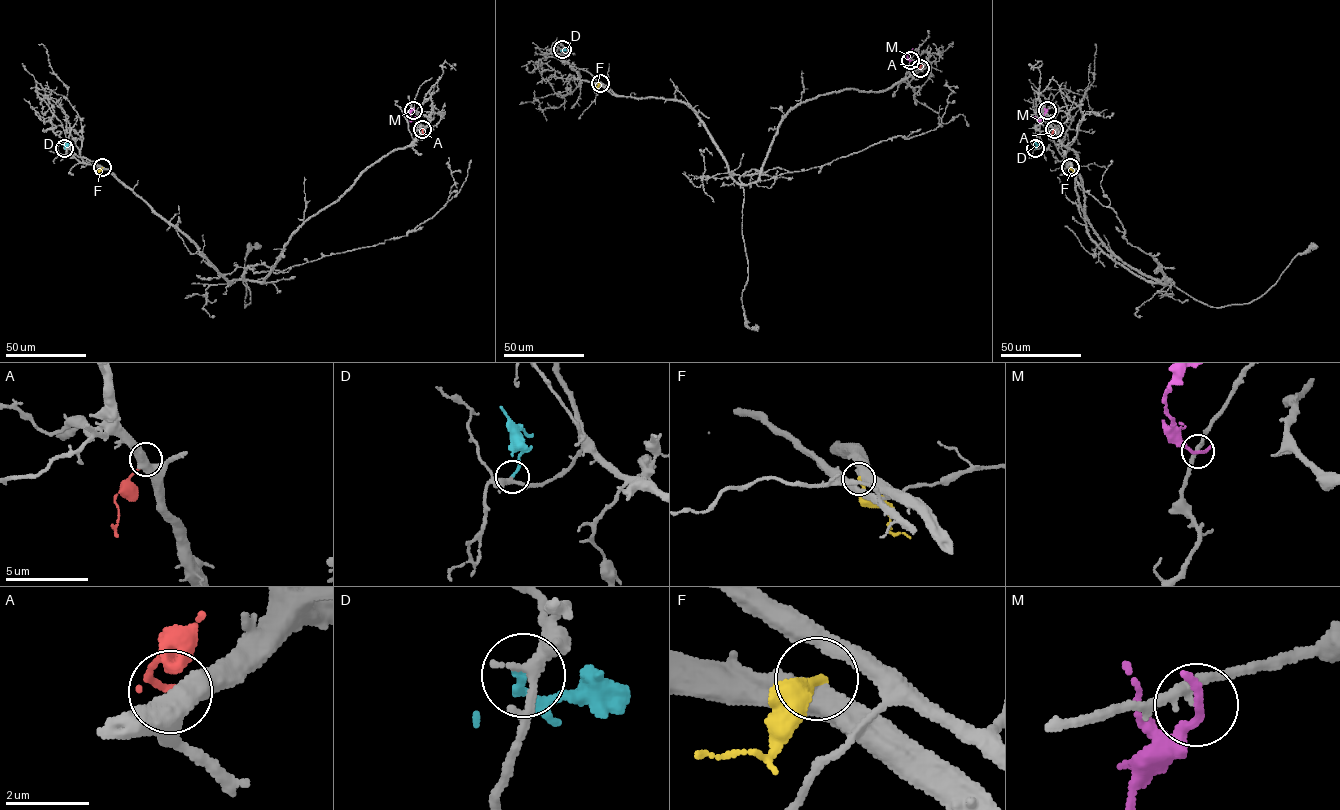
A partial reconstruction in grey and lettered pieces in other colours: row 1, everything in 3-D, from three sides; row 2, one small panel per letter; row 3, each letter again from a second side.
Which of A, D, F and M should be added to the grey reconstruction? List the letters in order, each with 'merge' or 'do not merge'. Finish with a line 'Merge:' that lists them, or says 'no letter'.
A: do not merge
D: merge
F: do not merge
M: do not merge
Merge: D

